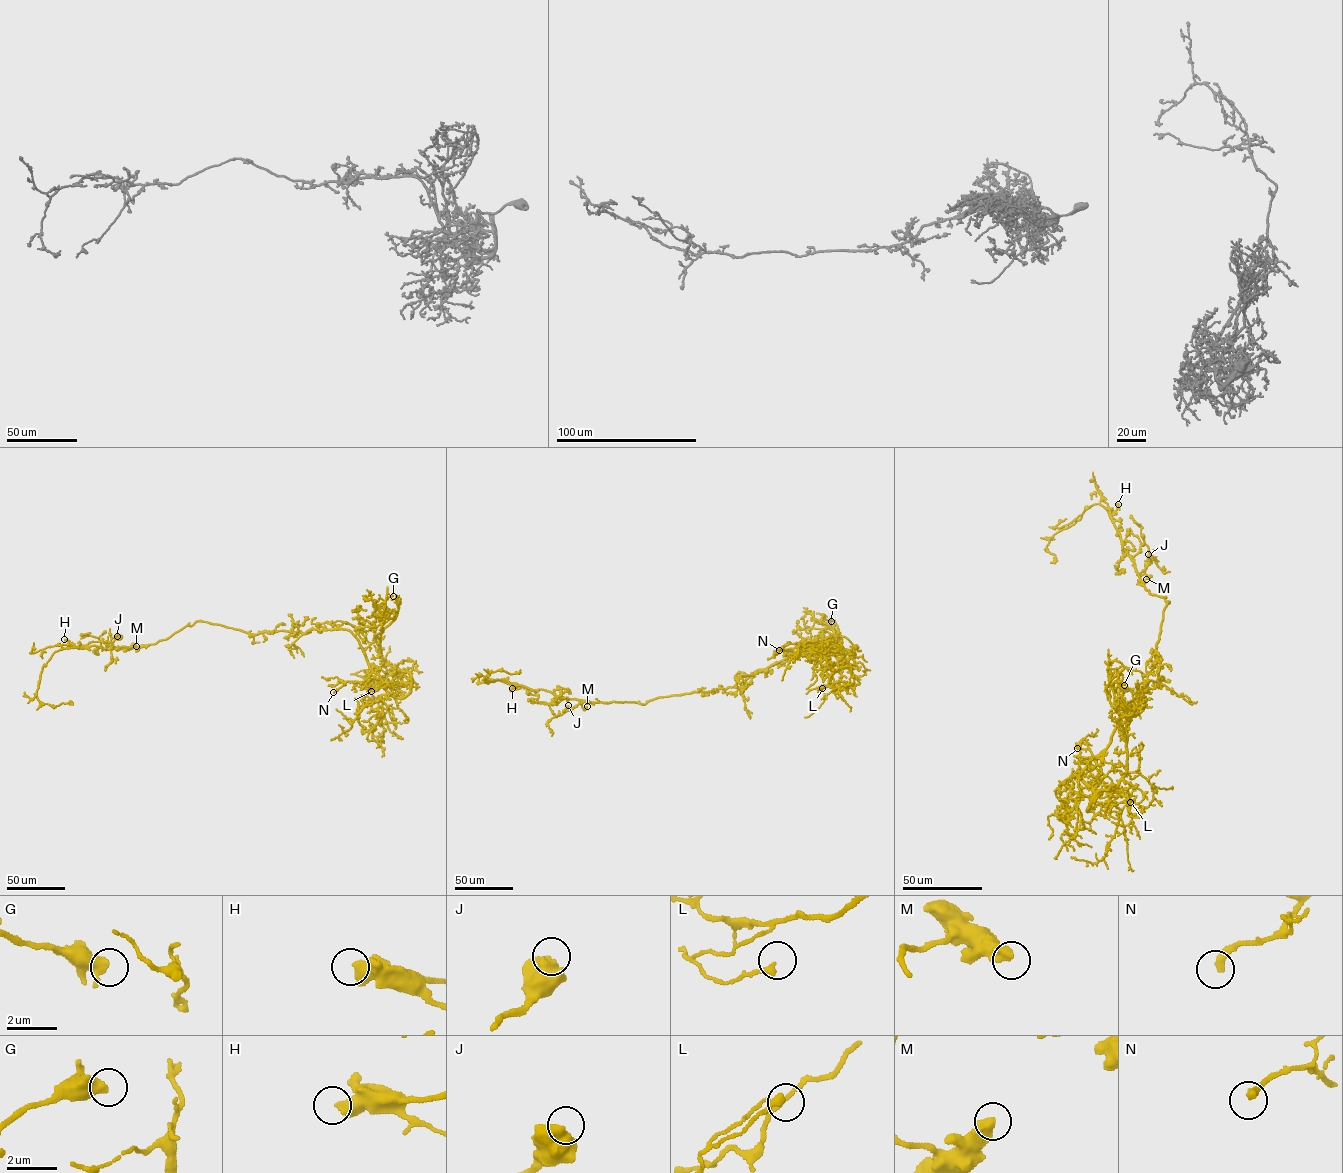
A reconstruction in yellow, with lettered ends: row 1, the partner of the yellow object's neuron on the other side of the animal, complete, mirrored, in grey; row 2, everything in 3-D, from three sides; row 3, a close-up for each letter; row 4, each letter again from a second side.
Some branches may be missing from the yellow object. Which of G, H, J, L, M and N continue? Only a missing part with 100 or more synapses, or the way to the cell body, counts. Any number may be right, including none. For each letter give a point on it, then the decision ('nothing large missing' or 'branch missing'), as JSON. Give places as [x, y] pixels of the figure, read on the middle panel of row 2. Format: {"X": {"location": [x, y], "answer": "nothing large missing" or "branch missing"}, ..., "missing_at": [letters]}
{"G": {"location": [831, 621], "answer": "nothing large missing"}, "H": {"location": [512, 688], "answer": "nothing large missing"}, "J": {"location": [568, 705], "answer": "nothing large missing"}, "L": {"location": [822, 688], "answer": "nothing large missing"}, "M": {"location": [587, 706], "answer": "nothing large missing"}, "N": {"location": [779, 650], "answer": "nothing large missing"}, "missing_at": []}

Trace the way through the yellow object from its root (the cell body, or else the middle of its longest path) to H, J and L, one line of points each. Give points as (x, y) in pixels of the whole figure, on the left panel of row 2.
H: (258, 634), (199, 621), (166, 639), (138, 647), (78, 648), (64, 639)
J: (258, 634), (199, 621), (155, 644), (131, 649), (113, 646), (112, 642), (117, 636)
L: (258, 634), (350, 631), (372, 671), (382, 659), (399, 670), (383, 677), (371, 691)

